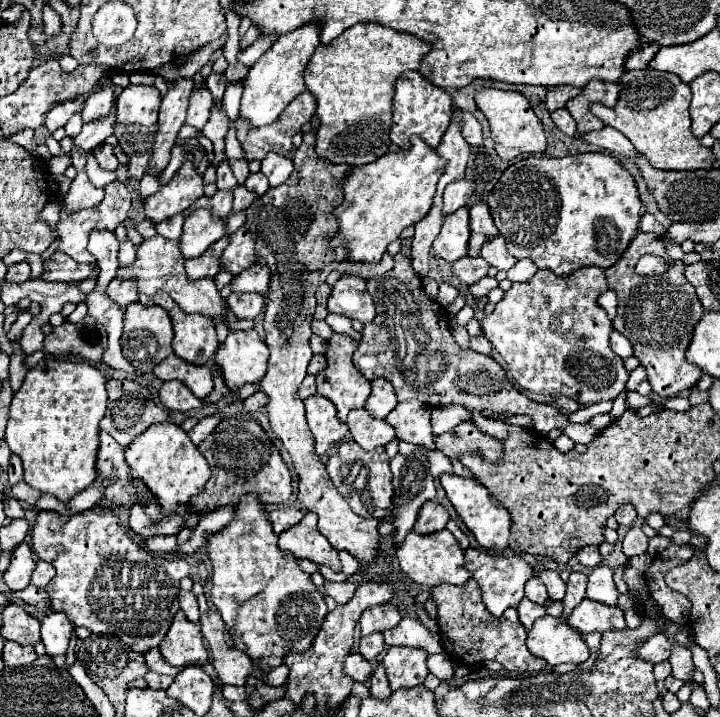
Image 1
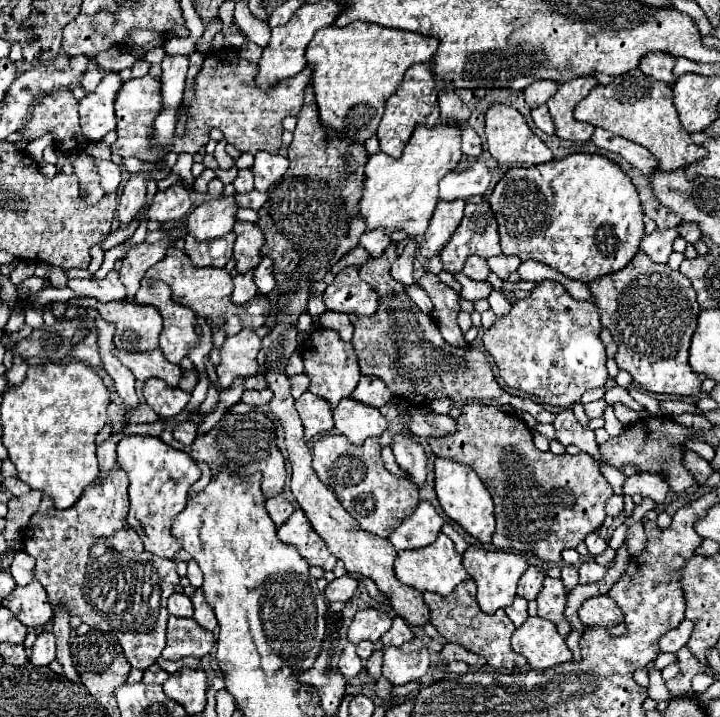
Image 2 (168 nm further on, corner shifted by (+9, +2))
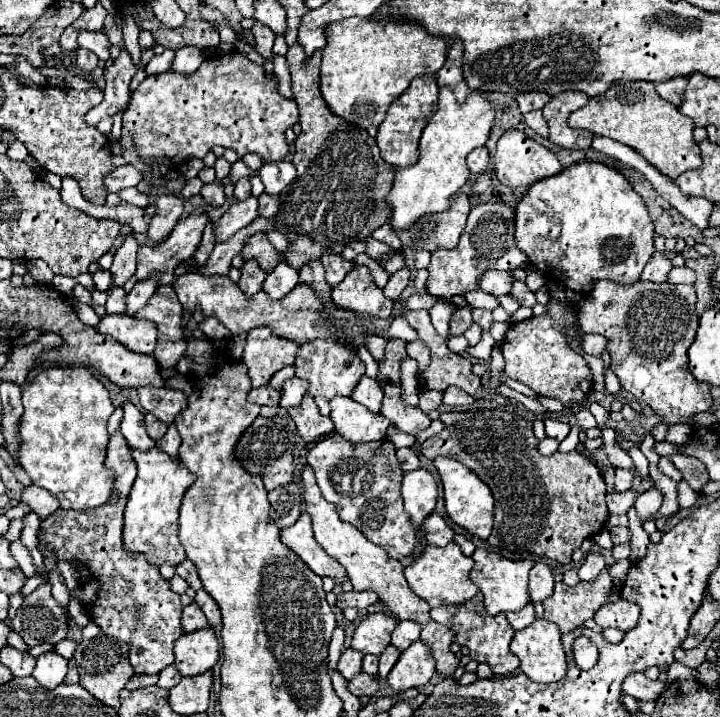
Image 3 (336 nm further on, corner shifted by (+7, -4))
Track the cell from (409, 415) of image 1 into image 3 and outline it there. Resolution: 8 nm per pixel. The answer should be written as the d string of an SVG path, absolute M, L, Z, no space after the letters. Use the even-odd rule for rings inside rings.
M425 468L405 472L401 480L401 496L405 500L405 512L411 516L417 530L421 520L433 512L437 502L437 482L433 474Z

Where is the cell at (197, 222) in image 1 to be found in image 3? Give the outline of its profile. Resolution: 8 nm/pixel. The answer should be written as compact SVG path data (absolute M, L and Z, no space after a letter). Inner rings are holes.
M249 196L243 202L233 202L219 220L213 220L215 240L223 242L223 240L231 238L237 230L251 224L251 220L255 220L259 216L257 208L259 208L259 202L255 196Z

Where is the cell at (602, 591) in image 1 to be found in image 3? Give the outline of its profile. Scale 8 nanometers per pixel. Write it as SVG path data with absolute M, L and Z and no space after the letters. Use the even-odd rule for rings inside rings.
M589 552L585 556L585 562L581 564L581 568L577 570L577 574L579 574L579 578L583 582L589 582L589 580L595 580L605 566L607 566L605 564L605 558L599 552Z

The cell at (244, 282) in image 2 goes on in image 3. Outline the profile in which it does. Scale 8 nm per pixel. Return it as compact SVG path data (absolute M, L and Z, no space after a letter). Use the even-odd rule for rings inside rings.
M249 260L243 264L241 268L241 280L239 280L239 288L243 290L243 294L247 298L251 298L253 294L257 294L261 290L261 284L265 280L265 272L257 266L255 260Z

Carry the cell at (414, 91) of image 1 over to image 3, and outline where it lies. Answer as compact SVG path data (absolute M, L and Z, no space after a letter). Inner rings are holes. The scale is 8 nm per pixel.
M425 74L425 76L417 76L411 86L389 106L387 116L383 120L383 124L379 126L379 134L377 134L377 146L381 150L381 158L397 168L403 166L411 166L417 162L417 144L419 144L419 136L421 130L425 128L425 124L429 122L429 118L433 116L433 112L437 110L437 98L439 98L439 86L437 86L437 78L433 74Z

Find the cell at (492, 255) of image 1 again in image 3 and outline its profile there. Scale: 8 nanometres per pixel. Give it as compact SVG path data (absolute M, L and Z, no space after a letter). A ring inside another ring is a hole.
M513 280L509 296L515 298L521 306L529 306L529 308L533 308L533 306L537 304L537 302L535 302L535 294L525 286L525 282L519 282L519 280Z

